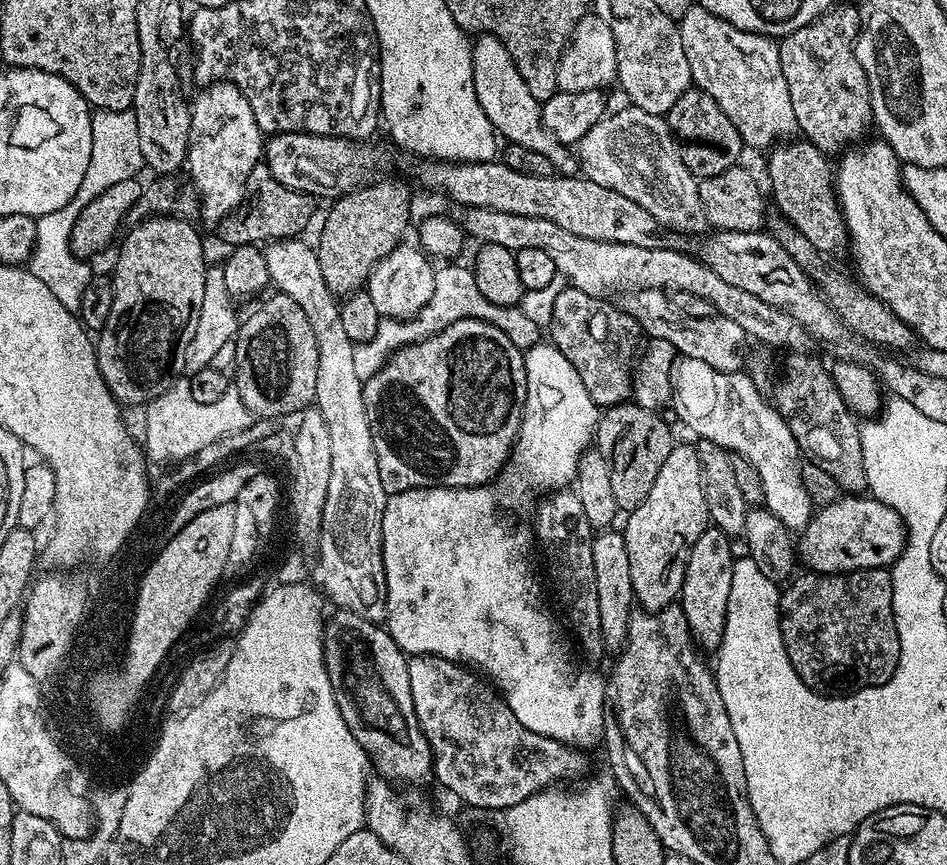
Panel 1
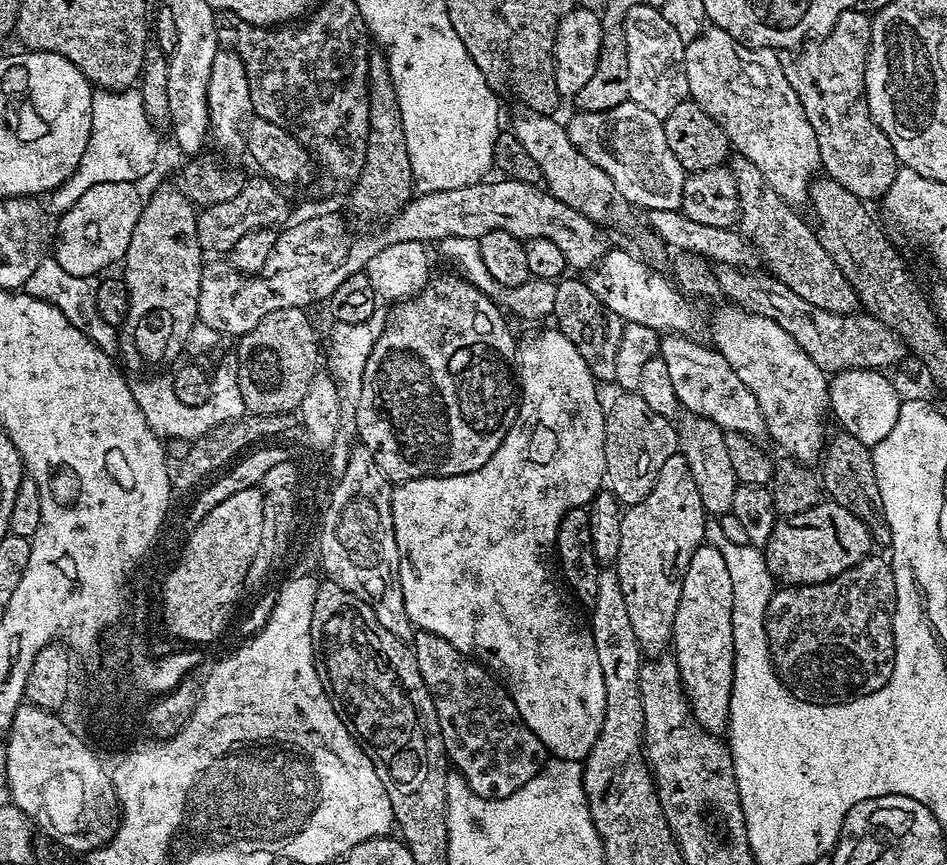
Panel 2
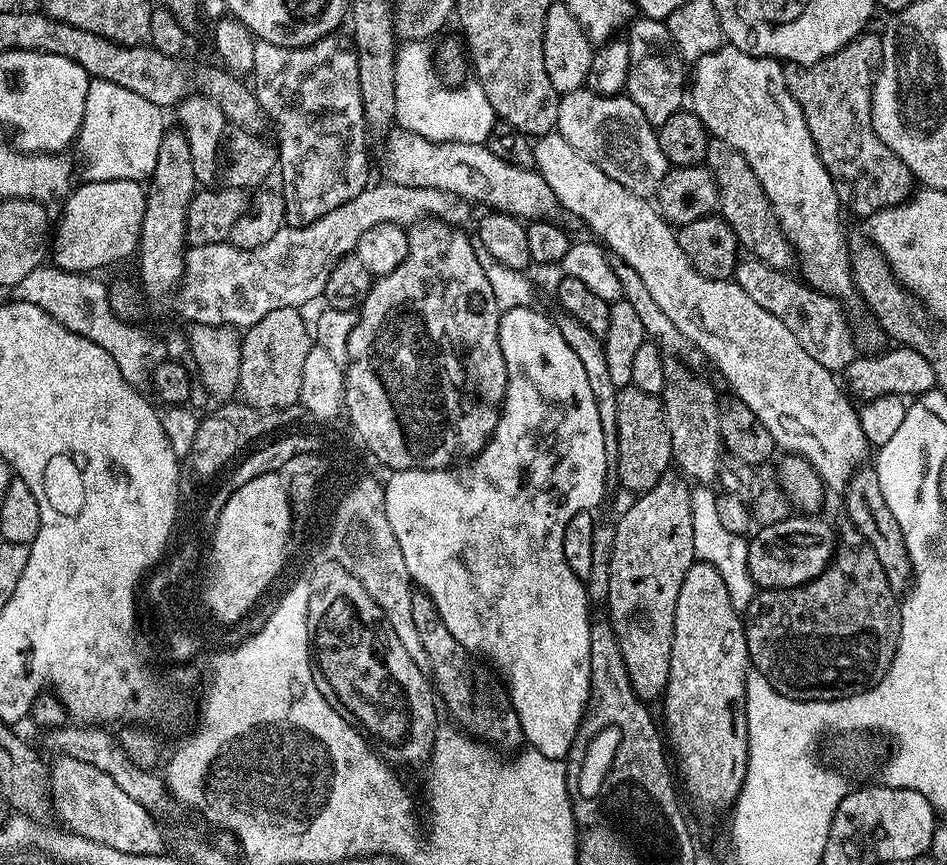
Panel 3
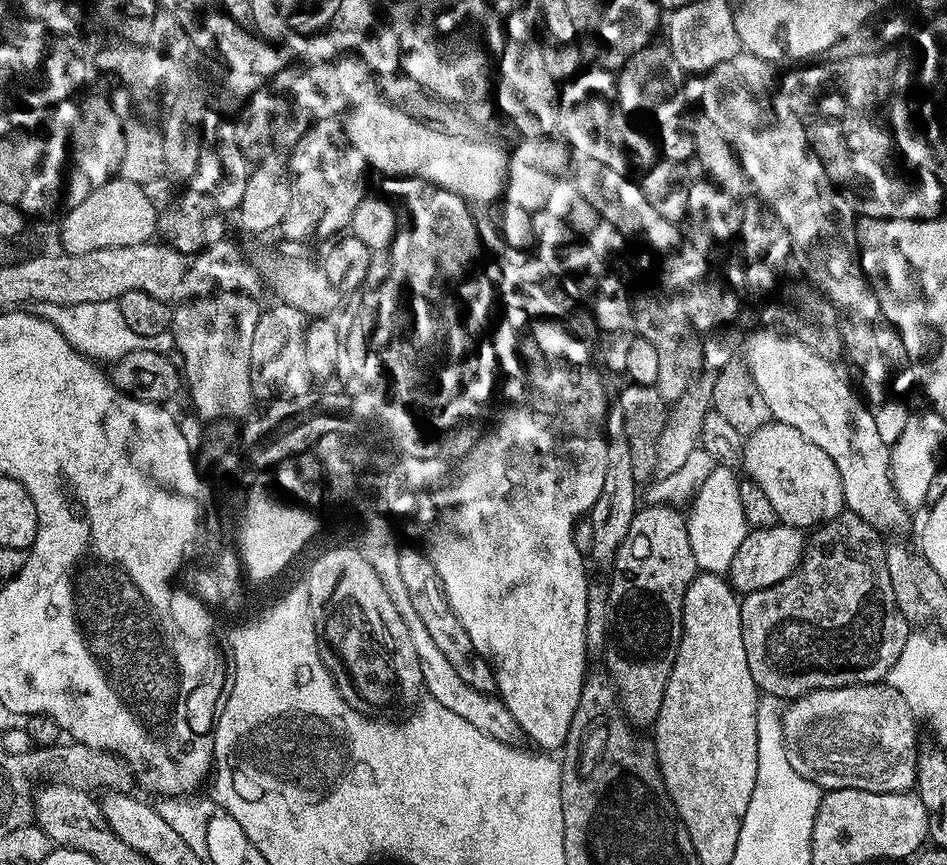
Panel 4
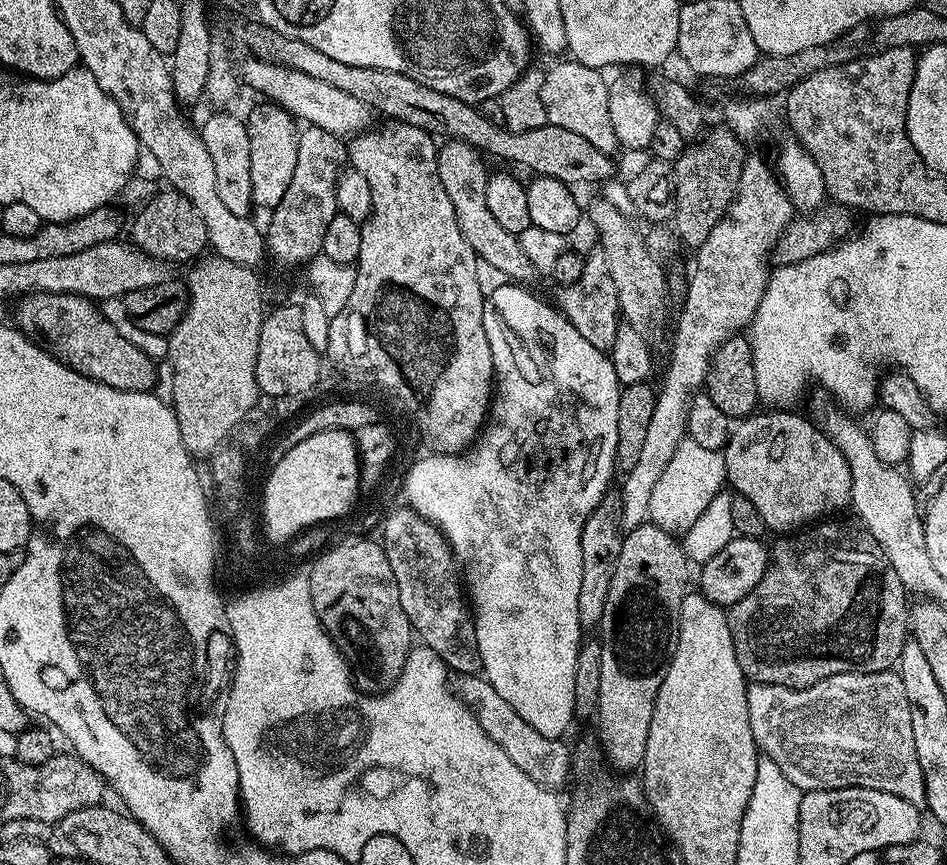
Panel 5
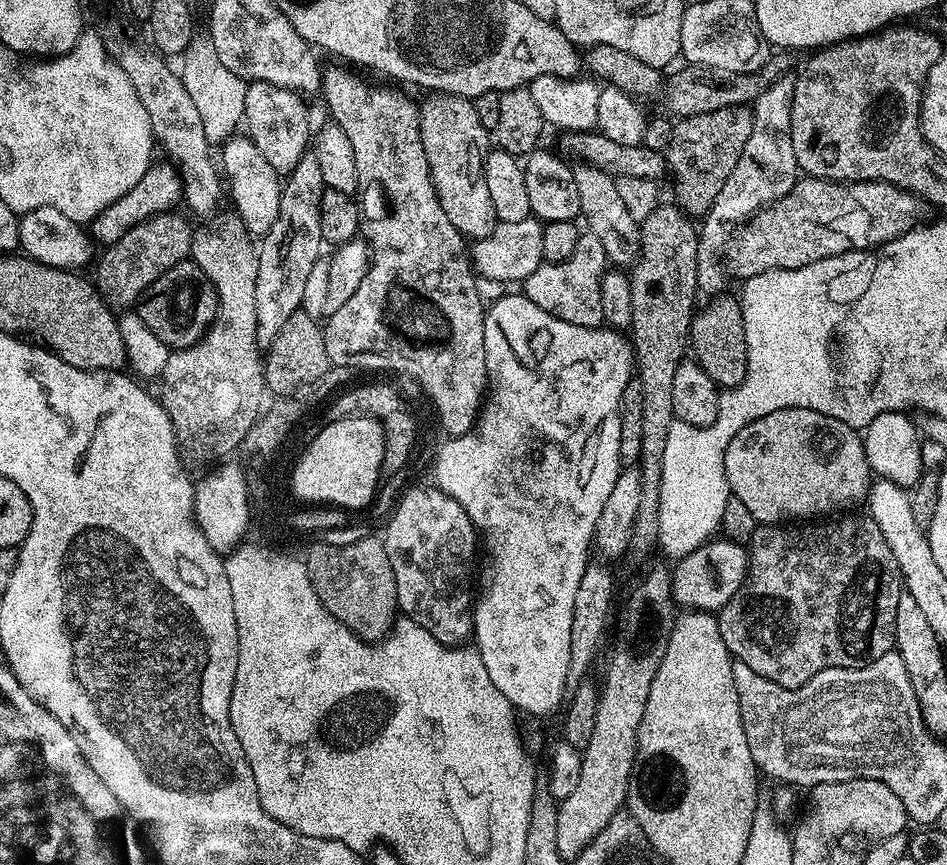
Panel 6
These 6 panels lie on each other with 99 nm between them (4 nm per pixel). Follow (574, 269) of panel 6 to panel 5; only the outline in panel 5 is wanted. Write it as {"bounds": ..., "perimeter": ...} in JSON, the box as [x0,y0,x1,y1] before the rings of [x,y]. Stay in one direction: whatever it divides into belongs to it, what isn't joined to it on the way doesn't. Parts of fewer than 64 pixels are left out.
{"bounds":[555,246,622,353],"perimeter":[[[599,246],[593,247],[593,252],[584,256],[582,278],[578,278],[573,284],[563,285],[559,291],[555,303],[574,326],[574,330],[578,330],[578,334],[582,334],[582,338],[590,342],[590,346],[598,346],[598,350],[611,353],[614,338],[618,338],[618,326],[622,317],[618,290],[614,290],[610,266],[606,266],[606,254]]]}

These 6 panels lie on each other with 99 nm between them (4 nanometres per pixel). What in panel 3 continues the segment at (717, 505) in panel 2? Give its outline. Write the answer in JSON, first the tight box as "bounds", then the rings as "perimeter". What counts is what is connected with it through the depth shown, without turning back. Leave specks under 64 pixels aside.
{"bounds":[662,358,724,486],"perimeter":[[[668,358],[665,359],[664,362],[664,373],[666,374],[666,386],[664,387],[664,391],[662,393],[662,399],[664,402],[664,417],[666,418],[666,422],[668,423],[668,429],[670,430],[670,446],[672,447],[672,458],[677,468],[689,481],[695,482],[700,486],[712,486],[717,483],[717,476],[720,472],[720,465],[722,459],[722,453],[724,452],[724,443],[722,442],[722,438],[720,437],[720,409],[722,407],[721,401],[716,401],[716,392],[712,389],[711,384],[703,380],[700,376],[695,376],[694,373],[691,372],[690,369],[687,368],[687,363],[681,362],[676,358]]]}

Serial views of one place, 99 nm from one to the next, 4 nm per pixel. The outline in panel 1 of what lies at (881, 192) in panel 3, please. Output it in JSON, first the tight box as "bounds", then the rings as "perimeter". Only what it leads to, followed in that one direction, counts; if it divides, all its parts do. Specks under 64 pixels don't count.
{"bounds":[779,4,874,154],"perimeter":[[[839,4],[829,8],[817,20],[802,26],[802,30],[794,30],[779,41],[782,78],[786,78],[786,90],[790,90],[790,106],[794,106],[799,135],[825,154],[840,154],[849,146],[859,145],[869,135],[868,127],[871,129],[874,124],[868,75],[856,57],[856,39],[860,33],[862,12],[857,5],[855,8],[852,4]]]}

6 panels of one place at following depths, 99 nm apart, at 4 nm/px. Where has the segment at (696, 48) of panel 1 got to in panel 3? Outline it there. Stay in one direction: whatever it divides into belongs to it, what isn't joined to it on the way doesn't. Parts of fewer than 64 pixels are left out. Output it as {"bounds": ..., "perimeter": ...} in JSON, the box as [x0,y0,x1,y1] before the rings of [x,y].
{"bounds":[690,46,854,298],"perimeter":[[[725,46],[695,61],[690,72],[690,108],[713,137],[725,140],[738,150],[754,170],[782,229],[802,264],[803,279],[820,293],[835,298],[853,295],[854,283],[848,253],[849,229],[844,229],[844,216],[834,182],[822,166],[822,158],[814,146],[814,138],[806,126],[802,106],[790,94],[784,77],[785,65],[769,56],[751,56],[742,50]]]}

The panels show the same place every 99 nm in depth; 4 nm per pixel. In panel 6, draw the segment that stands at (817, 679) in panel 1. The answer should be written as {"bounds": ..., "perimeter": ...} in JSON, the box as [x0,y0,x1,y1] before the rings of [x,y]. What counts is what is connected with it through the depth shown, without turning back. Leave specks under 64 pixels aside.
{"bounds":[718,514,902,688],"perimeter":[[[861,514],[845,515],[843,518],[836,518],[833,524],[820,524],[824,522],[808,522],[803,526],[777,526],[775,524],[765,524],[757,527],[752,536],[748,549],[748,573],[744,579],[744,585],[726,602],[726,606],[721,608],[718,613],[720,629],[722,630],[722,642],[726,642],[726,650],[732,655],[733,660],[740,660],[754,674],[762,674],[770,682],[774,682],[783,688],[800,688],[814,674],[822,670],[831,668],[858,668],[866,664],[873,664],[882,654],[893,651],[896,643],[896,619],[898,618],[898,602],[902,595],[902,581],[900,578],[900,567],[882,536],[882,530],[872,520],[871,516]]]}

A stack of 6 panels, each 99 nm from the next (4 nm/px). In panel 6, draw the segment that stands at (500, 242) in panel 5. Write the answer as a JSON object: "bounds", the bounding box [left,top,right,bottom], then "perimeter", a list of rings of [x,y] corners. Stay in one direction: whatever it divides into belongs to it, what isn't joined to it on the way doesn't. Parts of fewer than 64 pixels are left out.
{"bounds":[419,94,498,242],"perimeter":[[[432,94],[429,97],[425,104],[419,105],[420,141],[422,150],[426,150],[426,162],[430,166],[430,178],[434,182],[438,202],[446,218],[450,218],[450,222],[465,238],[474,242],[481,240],[492,235],[498,223],[494,214],[494,202],[490,202],[490,189],[487,188],[484,177],[484,158],[489,147],[488,140],[490,144],[489,129],[488,132],[484,129],[484,124],[480,121],[481,109],[469,97],[443,94]]]}

